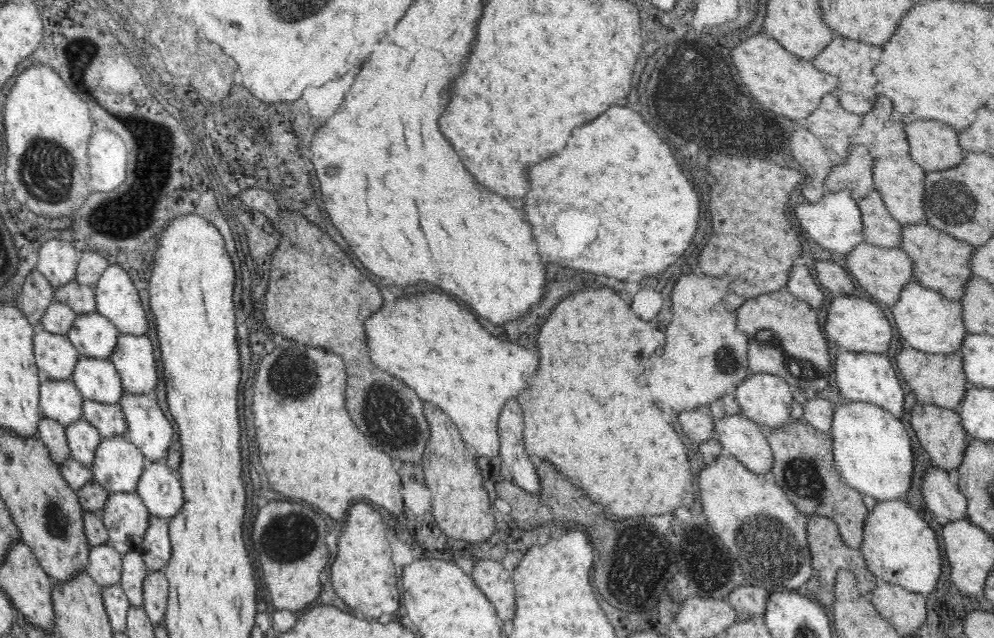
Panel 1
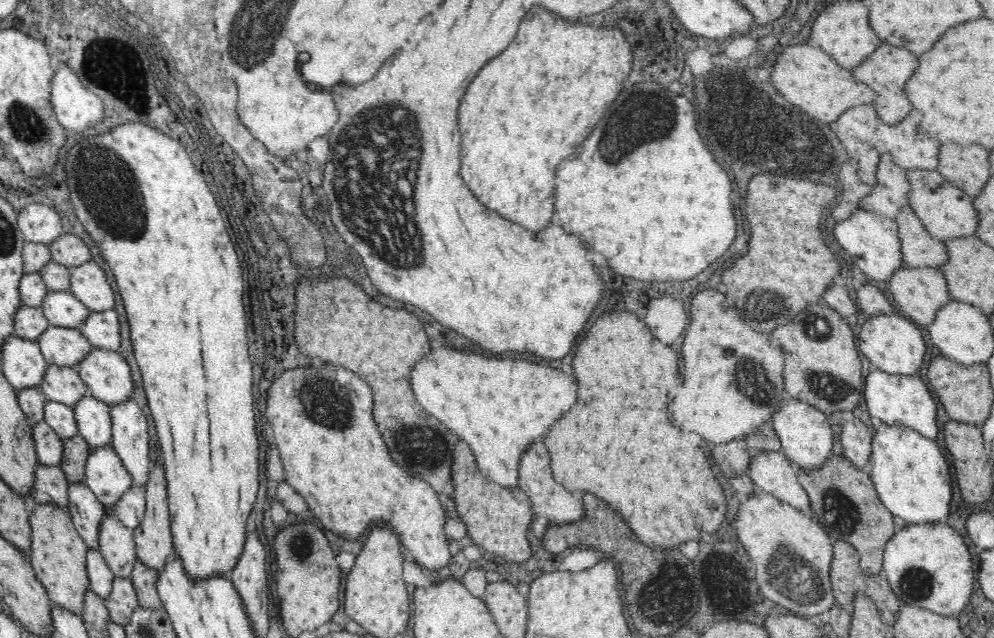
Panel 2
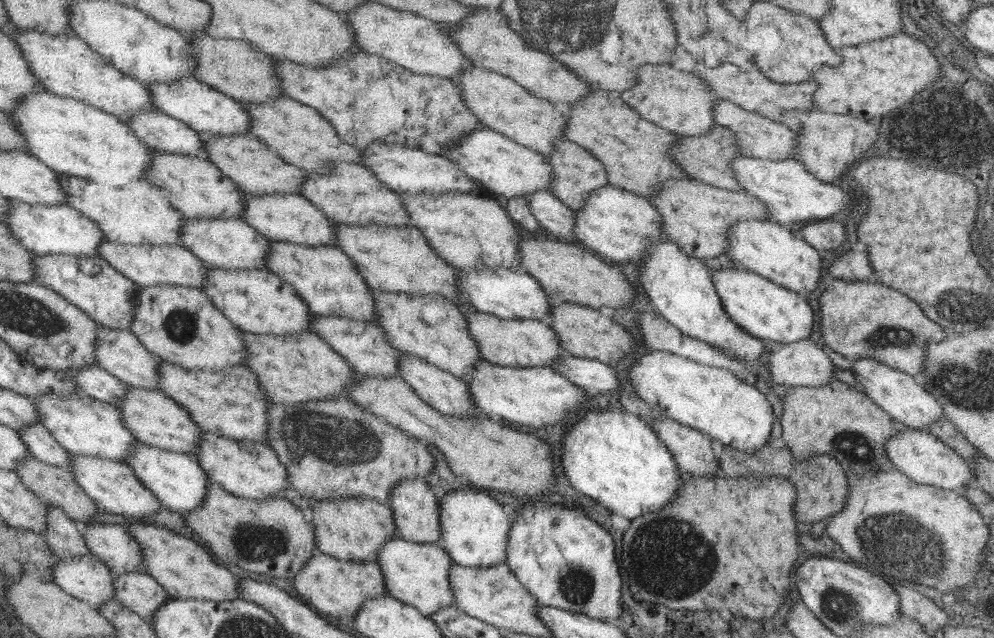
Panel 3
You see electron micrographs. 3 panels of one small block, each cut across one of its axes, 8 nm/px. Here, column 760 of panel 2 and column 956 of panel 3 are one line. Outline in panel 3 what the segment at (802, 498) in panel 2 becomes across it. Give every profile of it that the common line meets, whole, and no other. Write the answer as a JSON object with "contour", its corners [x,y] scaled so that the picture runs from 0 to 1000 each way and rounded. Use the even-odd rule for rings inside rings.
{"contour":[[[903,668],[900,682],[894,685],[894,691],[890,691],[888,697],[897,734],[902,734],[919,755],[942,762],[949,768],[964,771],[976,757],[981,741],[968,715],[950,699],[947,690],[935,680],[935,676],[916,672],[914,677],[913,672],[916,671]]]}

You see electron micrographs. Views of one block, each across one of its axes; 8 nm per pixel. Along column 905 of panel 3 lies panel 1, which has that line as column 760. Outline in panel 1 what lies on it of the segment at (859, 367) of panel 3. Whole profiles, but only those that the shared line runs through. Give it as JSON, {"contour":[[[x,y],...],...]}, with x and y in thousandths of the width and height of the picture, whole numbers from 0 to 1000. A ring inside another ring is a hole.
{"contour":[[[757,586],[738,616],[747,650],[765,671],[791,672],[799,660],[799,610],[786,591]]]}

